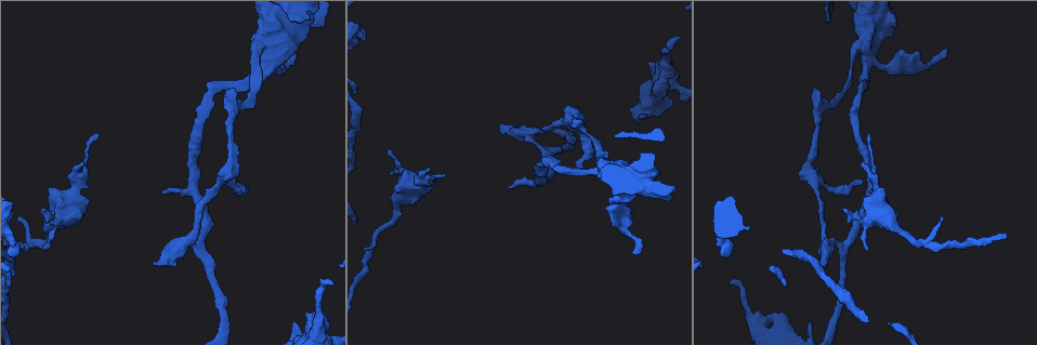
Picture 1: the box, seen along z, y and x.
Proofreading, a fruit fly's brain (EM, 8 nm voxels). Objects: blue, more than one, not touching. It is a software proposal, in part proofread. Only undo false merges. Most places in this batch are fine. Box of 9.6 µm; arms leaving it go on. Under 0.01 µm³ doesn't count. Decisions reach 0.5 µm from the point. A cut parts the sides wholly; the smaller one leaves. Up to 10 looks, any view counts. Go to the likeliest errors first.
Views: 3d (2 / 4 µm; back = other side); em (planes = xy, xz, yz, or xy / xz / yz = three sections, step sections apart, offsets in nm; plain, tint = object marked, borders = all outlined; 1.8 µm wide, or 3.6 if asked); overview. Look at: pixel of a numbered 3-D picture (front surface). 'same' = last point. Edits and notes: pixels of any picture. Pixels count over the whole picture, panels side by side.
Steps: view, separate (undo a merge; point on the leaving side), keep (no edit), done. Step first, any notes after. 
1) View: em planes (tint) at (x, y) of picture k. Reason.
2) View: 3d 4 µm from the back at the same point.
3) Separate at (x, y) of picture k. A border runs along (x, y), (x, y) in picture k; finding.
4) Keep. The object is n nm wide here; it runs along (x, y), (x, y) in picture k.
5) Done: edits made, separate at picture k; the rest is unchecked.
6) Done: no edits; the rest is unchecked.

View: em 3.6 µm planes (tint) at (268, 61) of picture 1. Thin arm on a thick one.

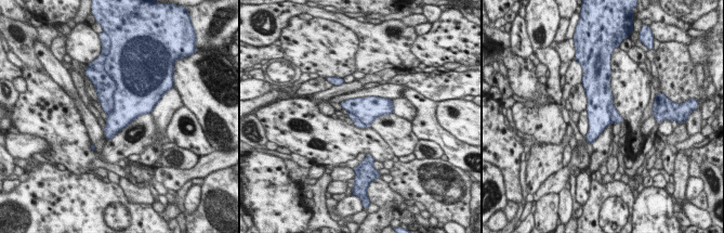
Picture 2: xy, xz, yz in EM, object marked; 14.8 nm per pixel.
Separate at (105, 86) of picture 2. A border runs along (110, 76), (116, 92), (107, 115) in picture 2; a second cell is stuck on.

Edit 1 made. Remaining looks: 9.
View: overview. See it whole again.

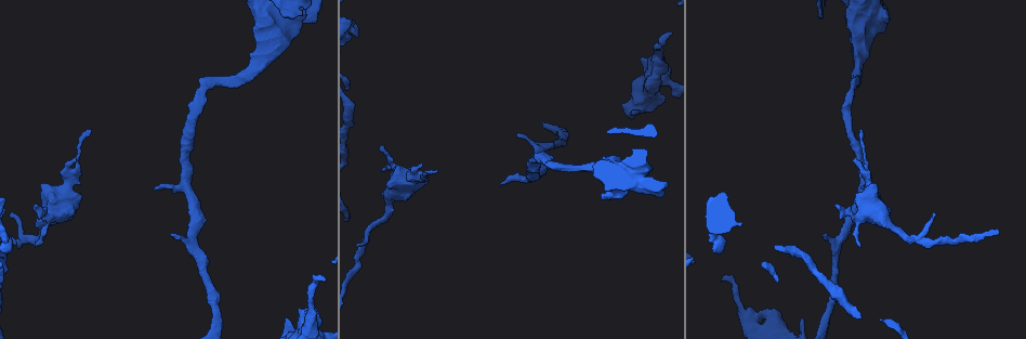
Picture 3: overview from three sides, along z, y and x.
View: em xy step 4 (borders) at (739, 297) of picture 3. Thick turns thin.

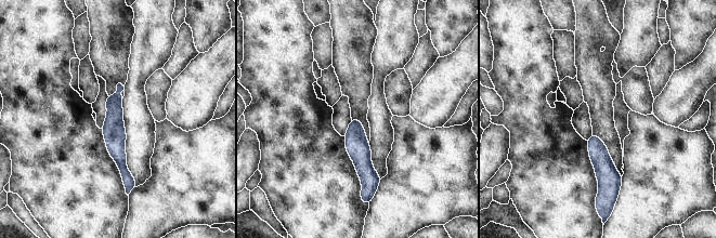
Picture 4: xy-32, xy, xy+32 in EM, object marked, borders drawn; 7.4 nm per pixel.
View: em planes (borders) at the same point. Another direction.

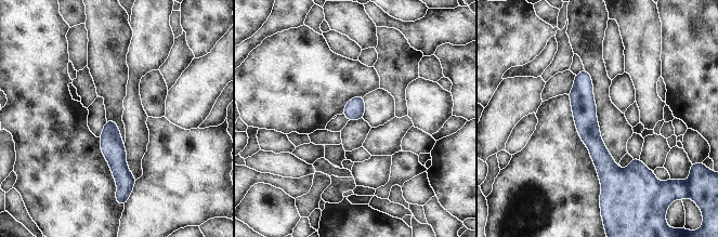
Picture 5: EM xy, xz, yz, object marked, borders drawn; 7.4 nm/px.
Keep. It runs along (578, 76), (599, 154), (617, 172), (639, 170) in picture 5; one cell here.

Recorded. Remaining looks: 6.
View: em 3.6 µm xy step 16 (tint) at (24, 239) of picture 3. Arms part here.

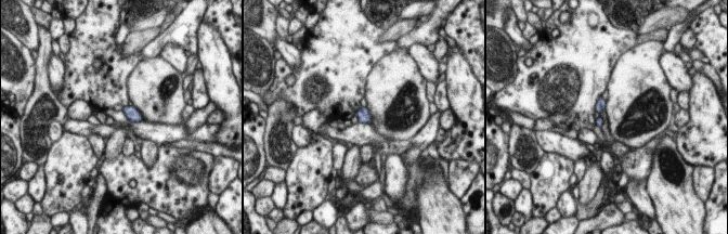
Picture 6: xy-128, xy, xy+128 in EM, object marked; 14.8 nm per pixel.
View: em 3.6 µm planes (tint) at the same point. Cut it another way.

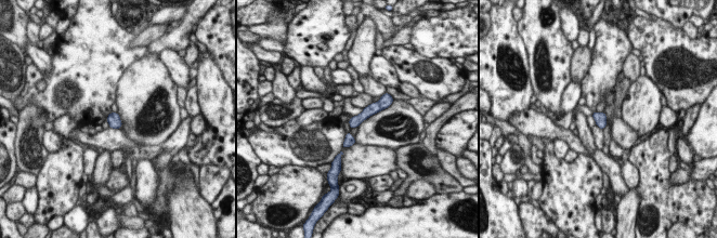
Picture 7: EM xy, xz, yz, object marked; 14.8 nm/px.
Keep. It runs along (383, 104), (372, 108), (352, 124) in picture 7; all the same cell.

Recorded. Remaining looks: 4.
Done: edits made, separate at picture 2; the rest is unchecked.

